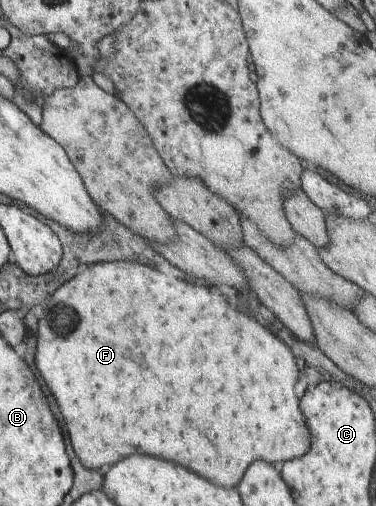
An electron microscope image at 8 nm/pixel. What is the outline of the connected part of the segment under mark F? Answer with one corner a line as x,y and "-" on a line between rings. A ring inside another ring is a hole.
130,260
86,266
64,286
58,287
58,290
54,291
54,296
47,300
47,304
39,314
37,344
35,360
38,364
38,372
48,384
50,392
54,394
56,404
60,406
58,410
66,422
66,430
70,438
74,436
74,450
82,460
80,464
88,470
98,471
100,468
110,467
120,458
130,454
150,454
186,464
186,468
194,468
194,472
206,476
206,480
214,480
214,484
222,484
230,488
242,480
246,468
249,468
253,462
266,462
266,464
288,462
304,456
309,451
310,429
302,414
301,406
298,406
301,400
298,400
298,396
294,394
294,386
298,382
298,366
294,353
276,334
272,334
268,328
264,328
248,314
236,310
236,307
226,300
226,296
207,285
190,286
184,280
178,280
150,266
143,266
-
74,382
76,382
78,406
74,404

